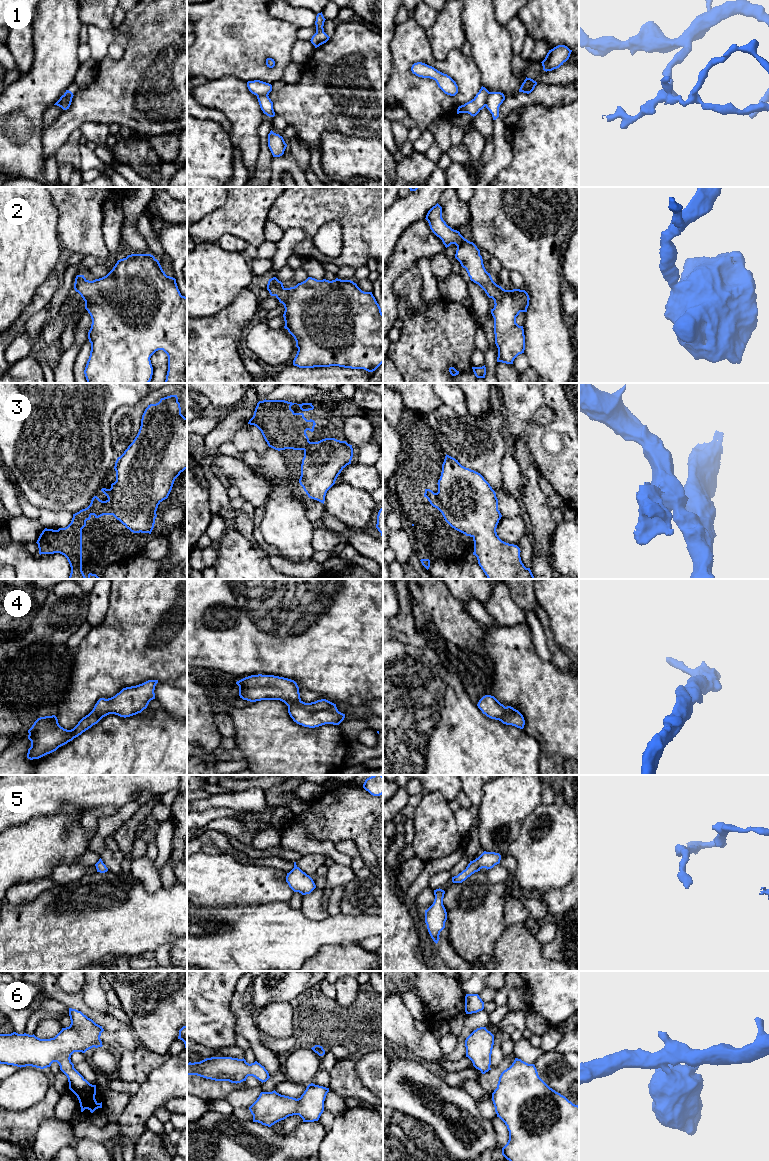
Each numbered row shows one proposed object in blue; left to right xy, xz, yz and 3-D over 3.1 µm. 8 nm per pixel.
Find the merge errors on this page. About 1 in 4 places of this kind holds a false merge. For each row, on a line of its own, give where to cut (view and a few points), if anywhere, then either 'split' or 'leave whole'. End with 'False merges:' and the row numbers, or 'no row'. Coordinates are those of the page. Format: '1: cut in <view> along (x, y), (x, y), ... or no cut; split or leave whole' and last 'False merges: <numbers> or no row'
1: cut in xy along (70, 96), (63, 100), (62, 108); split
2: no cut; leave whole
3: no cut; leave whole
4: no cut; leave whole
5: no cut; leave whole
6: no cut; leave whole
False merges: 1

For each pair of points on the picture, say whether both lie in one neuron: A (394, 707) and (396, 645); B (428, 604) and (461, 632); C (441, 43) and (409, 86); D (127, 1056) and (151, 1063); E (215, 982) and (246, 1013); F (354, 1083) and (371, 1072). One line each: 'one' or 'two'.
A: one
B: one
C: two
D: two
E: two
F: two

